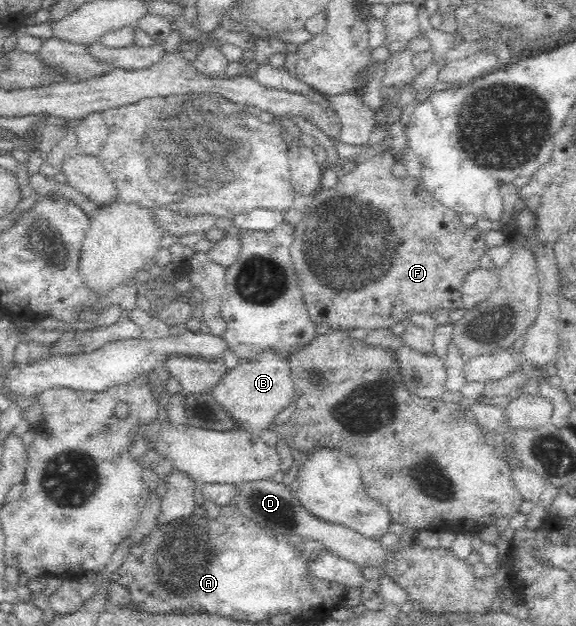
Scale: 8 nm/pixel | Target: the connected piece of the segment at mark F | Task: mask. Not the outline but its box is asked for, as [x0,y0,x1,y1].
[290,148,488,332]

